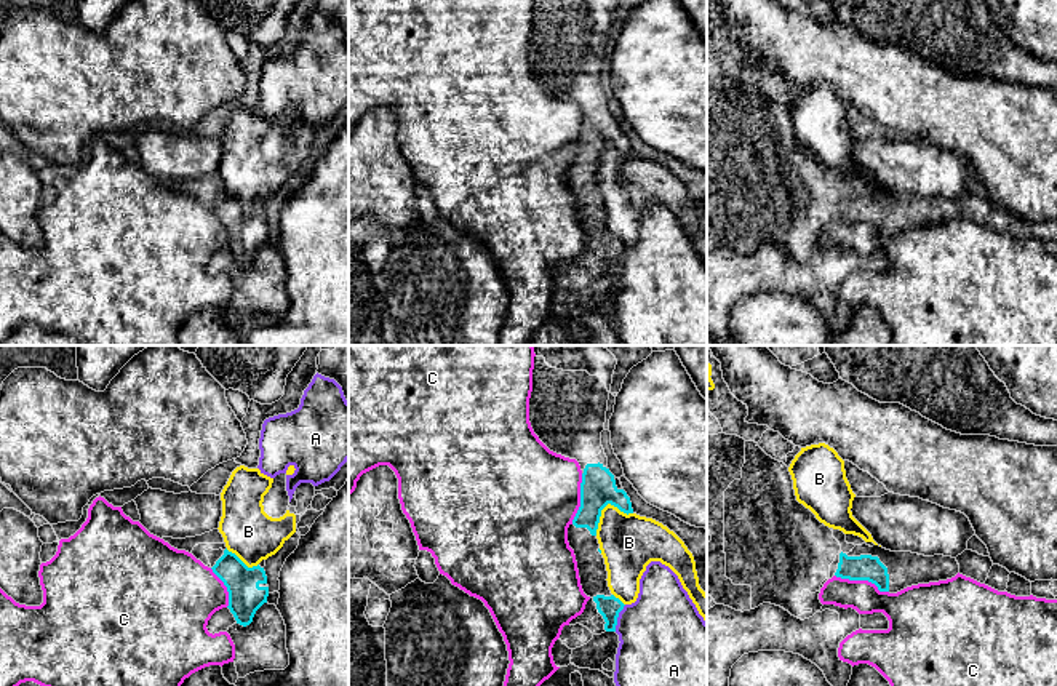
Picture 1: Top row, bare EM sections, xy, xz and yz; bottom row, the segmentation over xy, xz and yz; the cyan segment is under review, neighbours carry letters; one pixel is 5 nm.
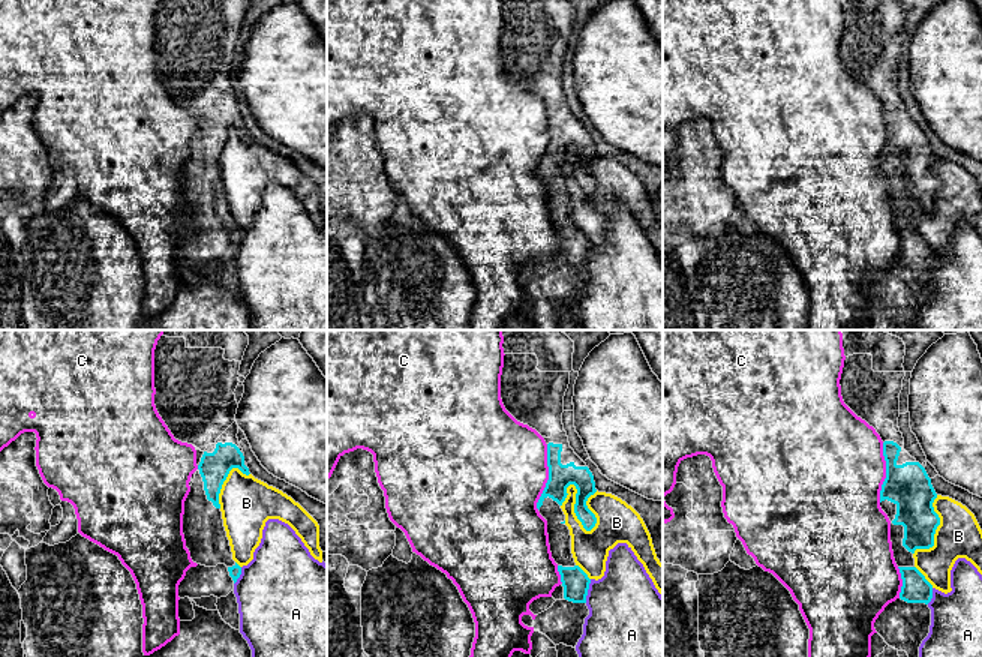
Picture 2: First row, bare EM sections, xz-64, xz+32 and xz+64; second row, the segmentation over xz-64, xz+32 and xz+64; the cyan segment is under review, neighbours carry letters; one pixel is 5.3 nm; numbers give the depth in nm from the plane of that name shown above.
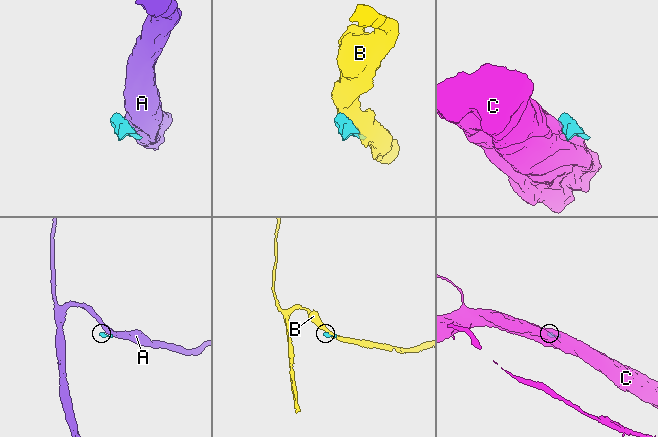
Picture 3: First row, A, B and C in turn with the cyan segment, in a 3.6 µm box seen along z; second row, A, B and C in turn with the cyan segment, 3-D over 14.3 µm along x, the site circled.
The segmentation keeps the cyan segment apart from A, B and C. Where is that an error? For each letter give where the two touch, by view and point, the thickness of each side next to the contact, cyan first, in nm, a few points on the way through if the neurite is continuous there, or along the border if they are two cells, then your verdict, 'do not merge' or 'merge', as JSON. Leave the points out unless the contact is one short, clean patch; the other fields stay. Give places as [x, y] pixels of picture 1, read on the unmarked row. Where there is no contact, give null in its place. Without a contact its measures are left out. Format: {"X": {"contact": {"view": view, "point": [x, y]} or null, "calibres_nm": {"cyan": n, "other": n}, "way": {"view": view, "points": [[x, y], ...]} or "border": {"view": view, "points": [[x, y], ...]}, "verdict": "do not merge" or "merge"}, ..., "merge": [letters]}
{"A": {"contact": {"view": "xz", "point": [618, 258]}, "calibres_nm": {"cyan": 110, "other": 440}, "border": {"view": "xz", "points": [[626, 247], [619, 255], [614, 272]]}, "verdict": "do not merge"}, "B": {"contact": {"view": "xz", "point": [605, 147]}, "calibres_nm": {"cyan": 180, "other": 280}, "verdict": "do not merge"}, "C": {"contact": {"view": "yz", "point": [862, 221]}, "calibres_nm": {"cyan": 130, "other": 170}, "verdict": "do not merge"}, "merge": []}

